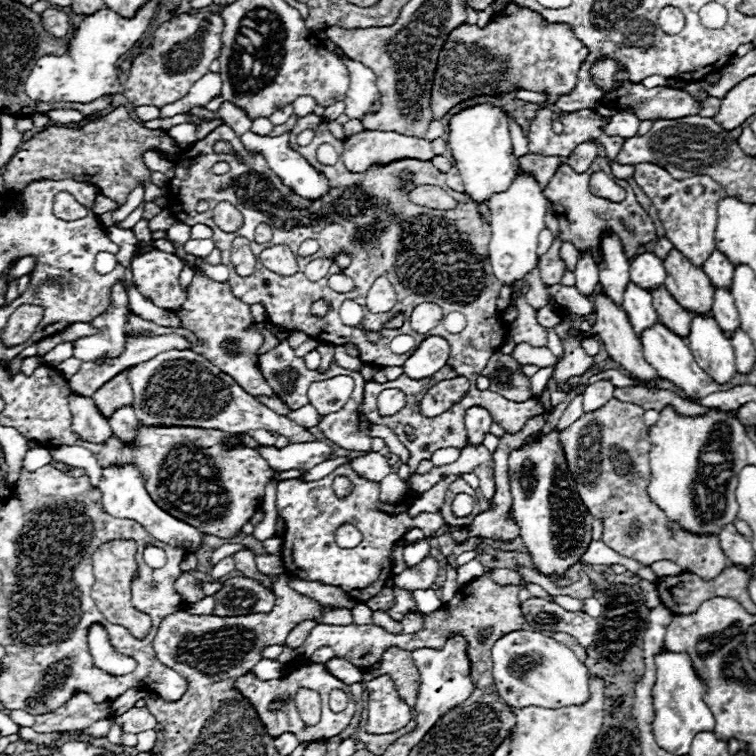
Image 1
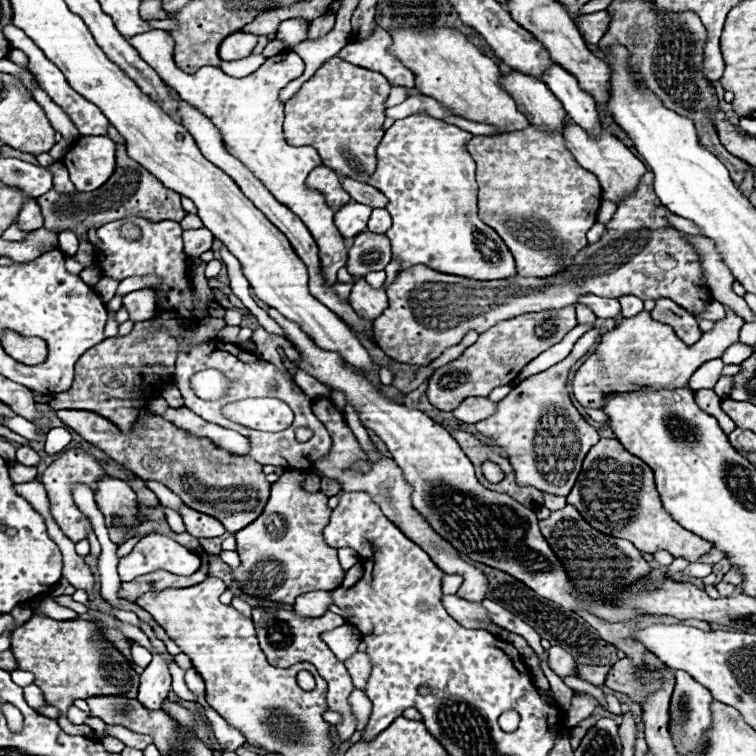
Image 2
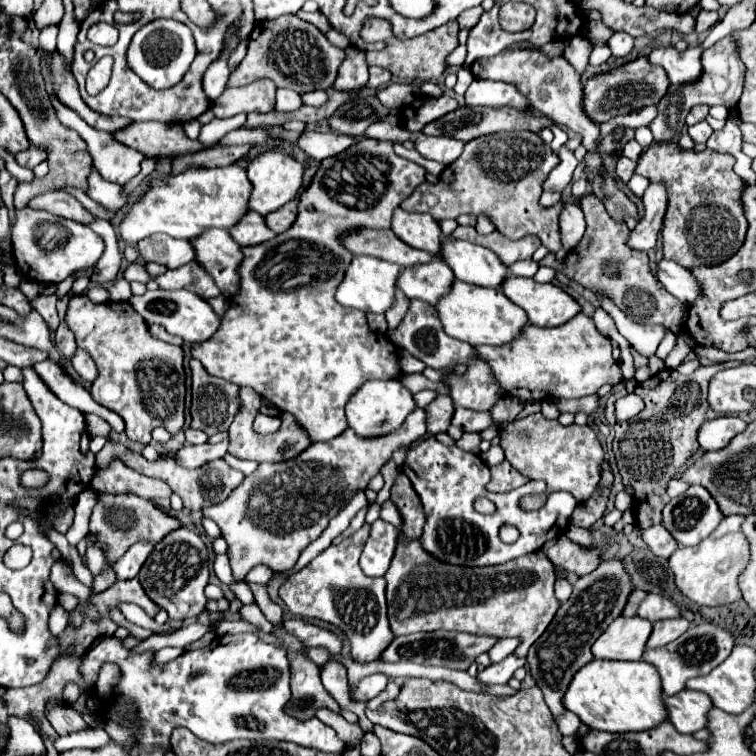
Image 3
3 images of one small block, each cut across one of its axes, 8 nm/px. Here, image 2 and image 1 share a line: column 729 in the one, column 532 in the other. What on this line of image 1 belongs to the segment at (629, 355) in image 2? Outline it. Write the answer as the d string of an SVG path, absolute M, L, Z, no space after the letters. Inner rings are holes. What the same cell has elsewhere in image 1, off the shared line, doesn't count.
M524 296L516 298L516 306L518 306L518 318L510 324L512 340L516 344L520 344L520 342L534 344L536 348L546 346L546 330L536 322L534 308L530 308L530 304L526 302Z

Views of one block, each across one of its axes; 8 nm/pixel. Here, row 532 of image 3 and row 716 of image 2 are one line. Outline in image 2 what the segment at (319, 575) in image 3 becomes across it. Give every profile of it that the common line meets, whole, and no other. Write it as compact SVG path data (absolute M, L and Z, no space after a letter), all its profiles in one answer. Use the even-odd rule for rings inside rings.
M354 688L350 694L350 708L352 708L352 714L356 716L356 730L362 730L370 718L372 702L366 698L366 694L362 690Z

